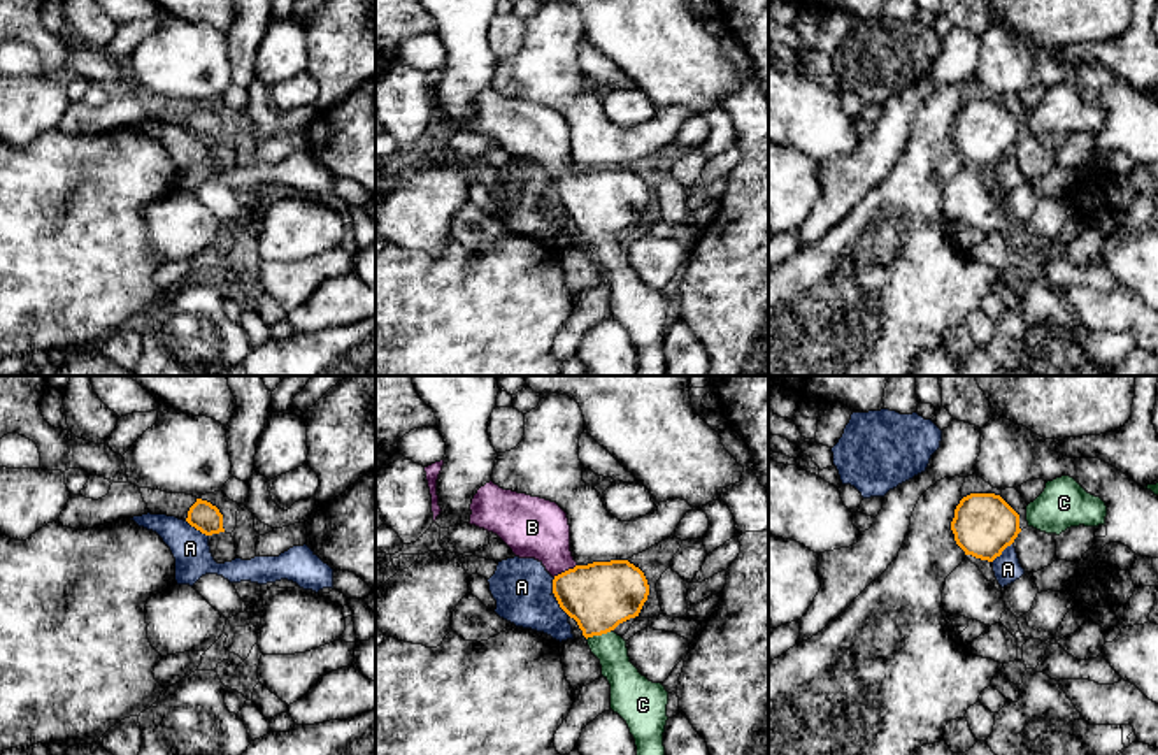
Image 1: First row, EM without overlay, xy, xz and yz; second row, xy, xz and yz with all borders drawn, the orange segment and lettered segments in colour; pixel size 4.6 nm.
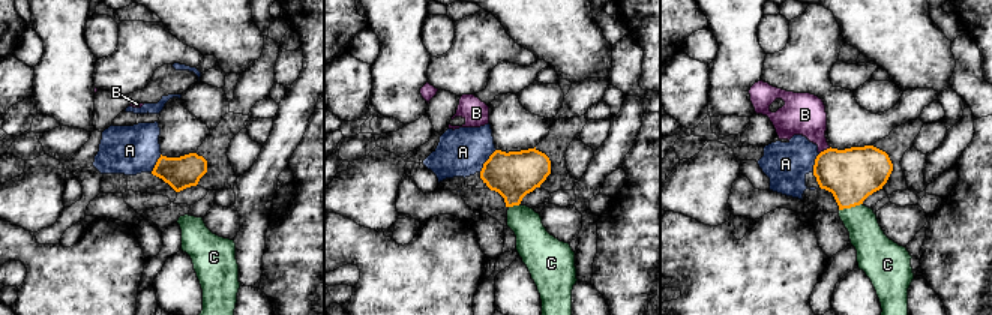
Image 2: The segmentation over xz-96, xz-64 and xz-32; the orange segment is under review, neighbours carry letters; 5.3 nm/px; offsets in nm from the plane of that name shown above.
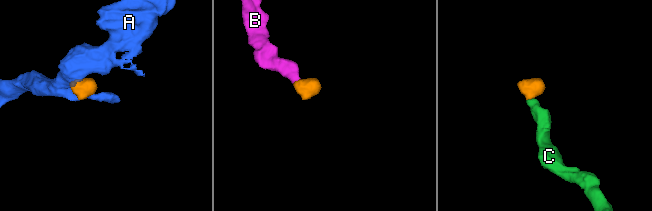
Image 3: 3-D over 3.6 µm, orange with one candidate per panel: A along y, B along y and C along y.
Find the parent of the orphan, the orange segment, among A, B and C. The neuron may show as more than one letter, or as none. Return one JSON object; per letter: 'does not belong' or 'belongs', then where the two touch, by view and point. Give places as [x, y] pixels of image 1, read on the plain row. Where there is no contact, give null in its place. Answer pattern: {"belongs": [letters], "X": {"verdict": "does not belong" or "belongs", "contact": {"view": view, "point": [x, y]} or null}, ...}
{"belongs": ["B", "C"], "A": {"verdict": "does not belong", "contact": {"view": "xy", "point": [197, 136]}}, "B": {"verdict": "belongs", "contact": {"view": "xz", "point": [565, 178]}}, "C": {"verdict": "belongs", "contact": {"view": "xz", "point": [599, 241]}}}

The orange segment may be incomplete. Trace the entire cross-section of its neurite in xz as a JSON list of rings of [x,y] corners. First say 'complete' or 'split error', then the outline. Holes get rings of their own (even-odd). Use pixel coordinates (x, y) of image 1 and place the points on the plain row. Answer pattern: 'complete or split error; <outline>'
split error; [[[493,88],[477,97],[470,111],[470,132],[497,140],[516,163],[535,165],[554,184],[553,200],[560,214],[577,228],[591,260],[600,267],[602,283],[611,291],[611,316],[628,332],[637,353],[637,376],[667,376],[663,339],[667,332],[668,298],[653,290],[630,269],[626,248],[614,235],[639,223],[649,202],[644,179],[628,167],[579,172],[570,158],[567,119],[551,107],[504,97]]]

